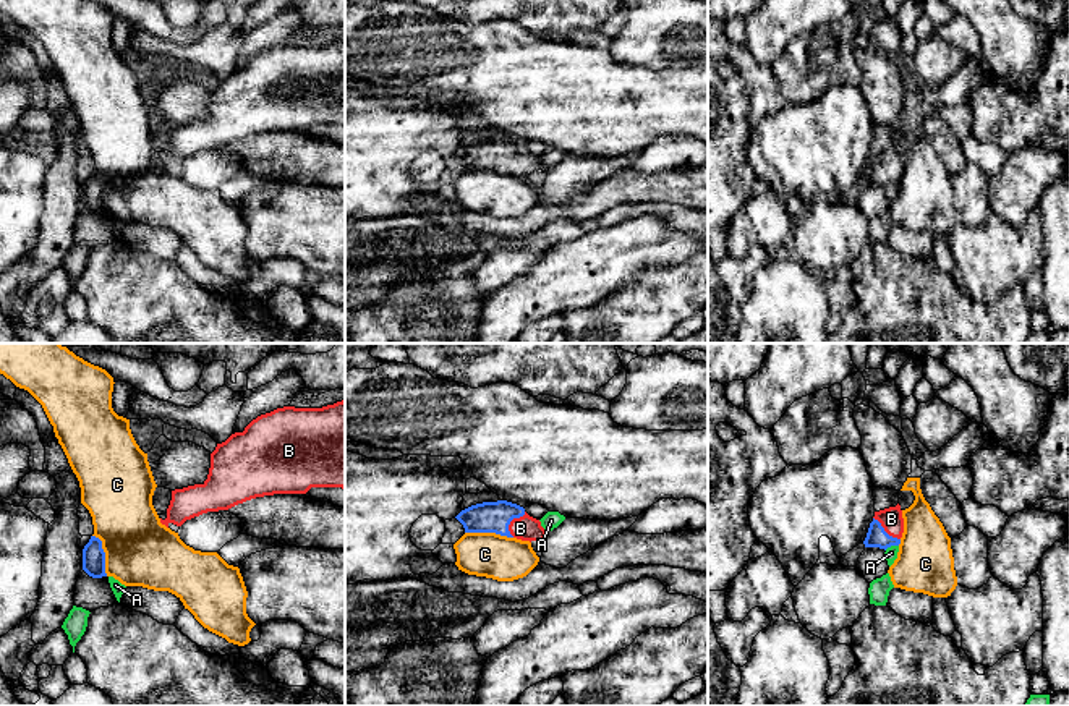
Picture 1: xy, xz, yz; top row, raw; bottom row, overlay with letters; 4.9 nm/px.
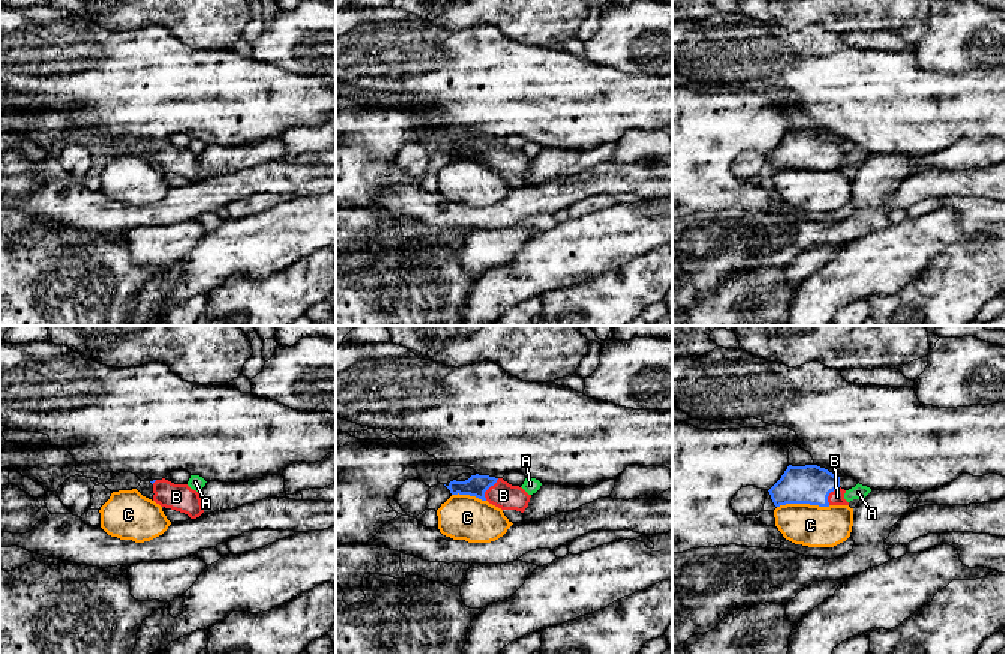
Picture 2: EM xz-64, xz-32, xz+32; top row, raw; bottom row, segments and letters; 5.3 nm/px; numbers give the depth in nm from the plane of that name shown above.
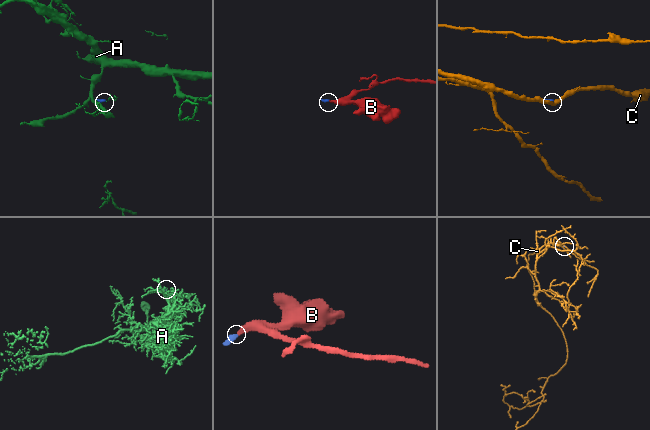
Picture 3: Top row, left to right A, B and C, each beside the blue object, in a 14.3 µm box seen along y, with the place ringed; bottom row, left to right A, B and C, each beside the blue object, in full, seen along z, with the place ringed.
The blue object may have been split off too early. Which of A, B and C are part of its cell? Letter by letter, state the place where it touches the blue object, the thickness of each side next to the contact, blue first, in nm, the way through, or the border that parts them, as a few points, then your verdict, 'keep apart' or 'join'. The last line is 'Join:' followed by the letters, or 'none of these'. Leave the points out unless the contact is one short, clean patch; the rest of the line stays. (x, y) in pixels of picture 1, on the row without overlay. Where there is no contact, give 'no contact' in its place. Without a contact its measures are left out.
A: contact yz (891, 182); calibres 100 and 60 nm; keep apart
B: contact xz (511, 157); calibres 160 and 130 nm; way xz (489, 154), (511, 157), (527, 165); join
C: contact xz (489, 169); calibres 160 and 220 nm; border xz (465, 169), (494, 169), (512, 175); keep apart
Join: B

